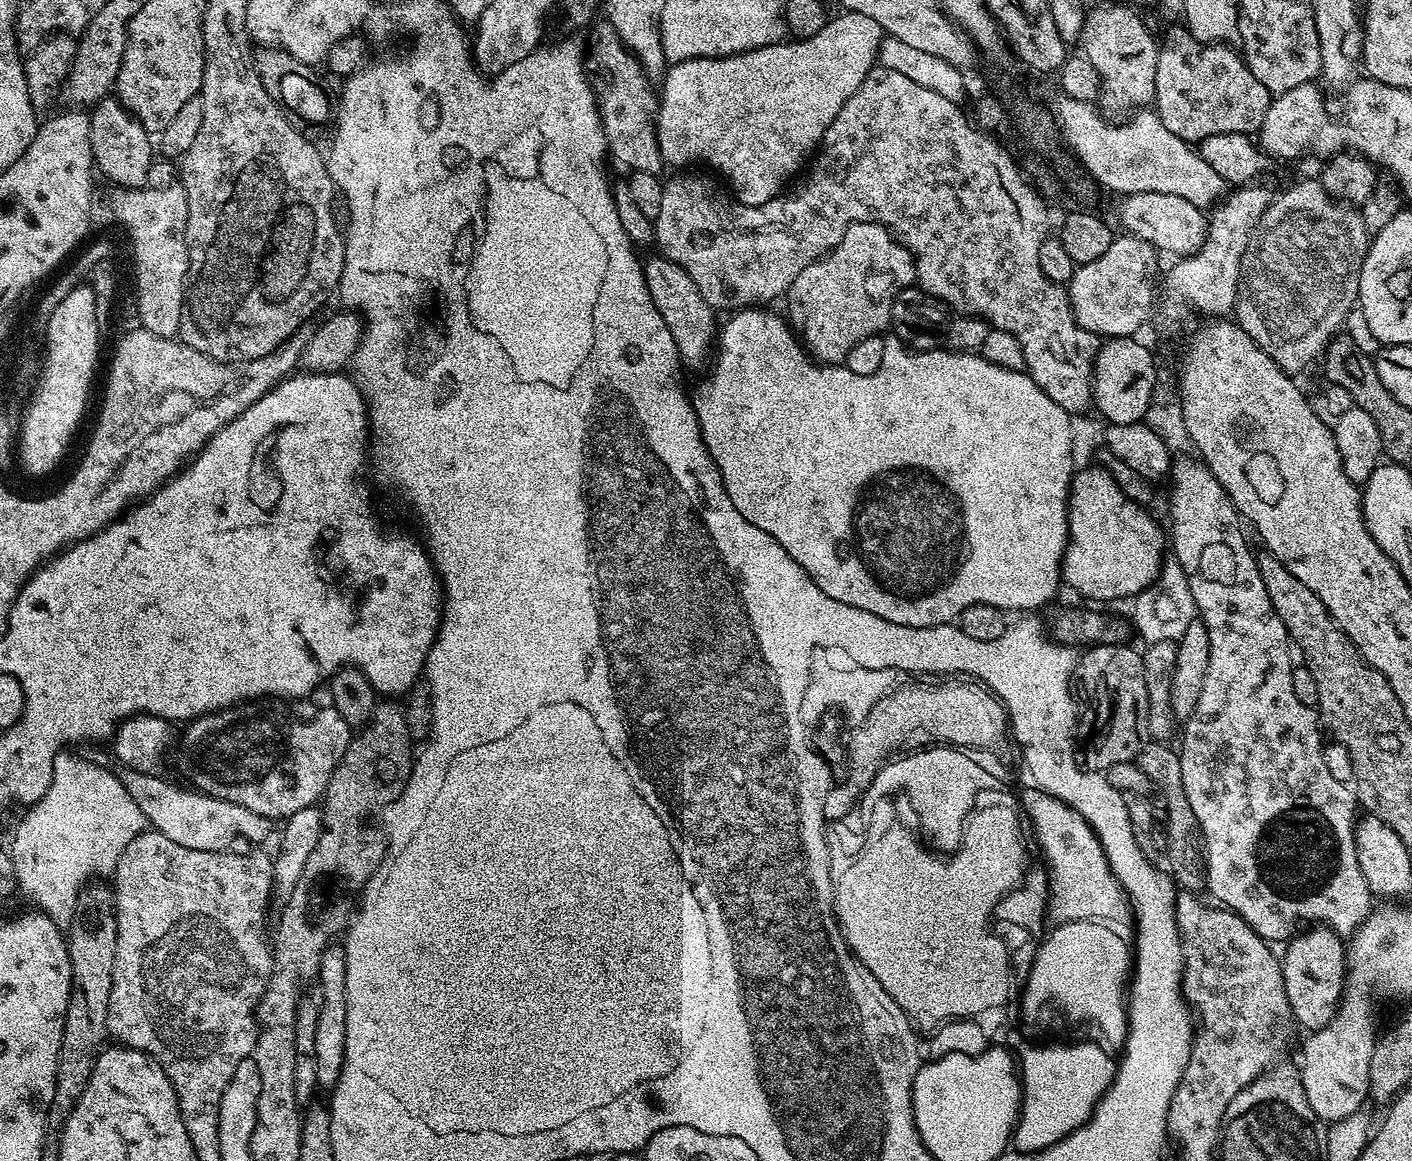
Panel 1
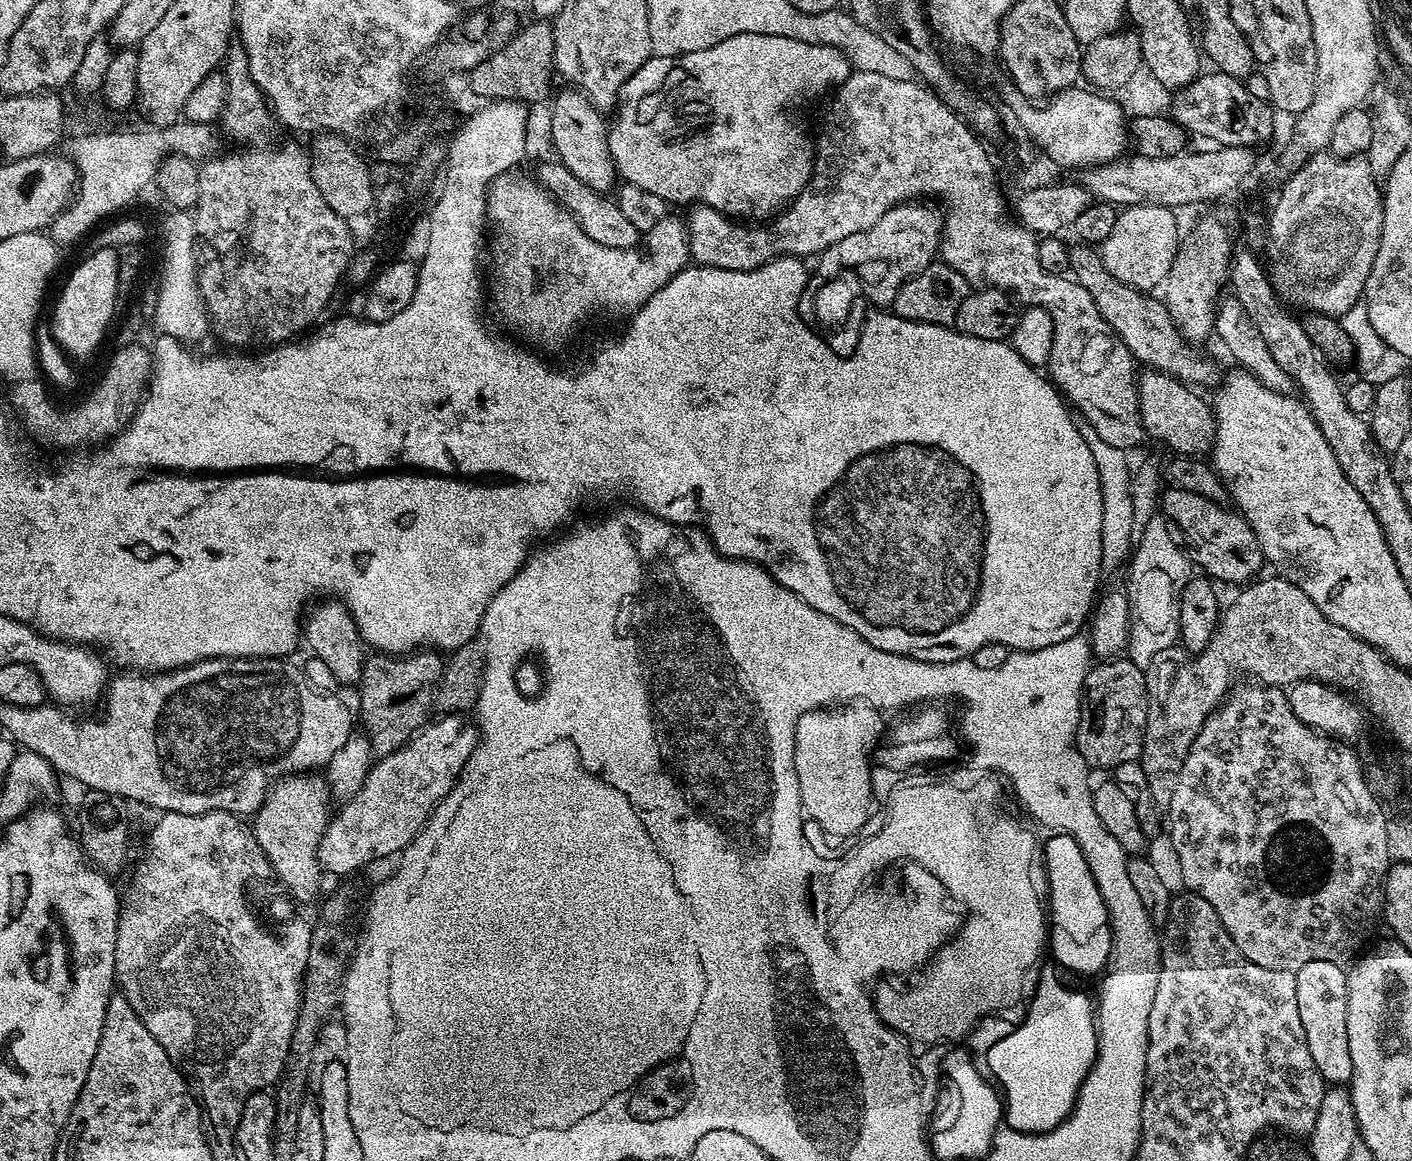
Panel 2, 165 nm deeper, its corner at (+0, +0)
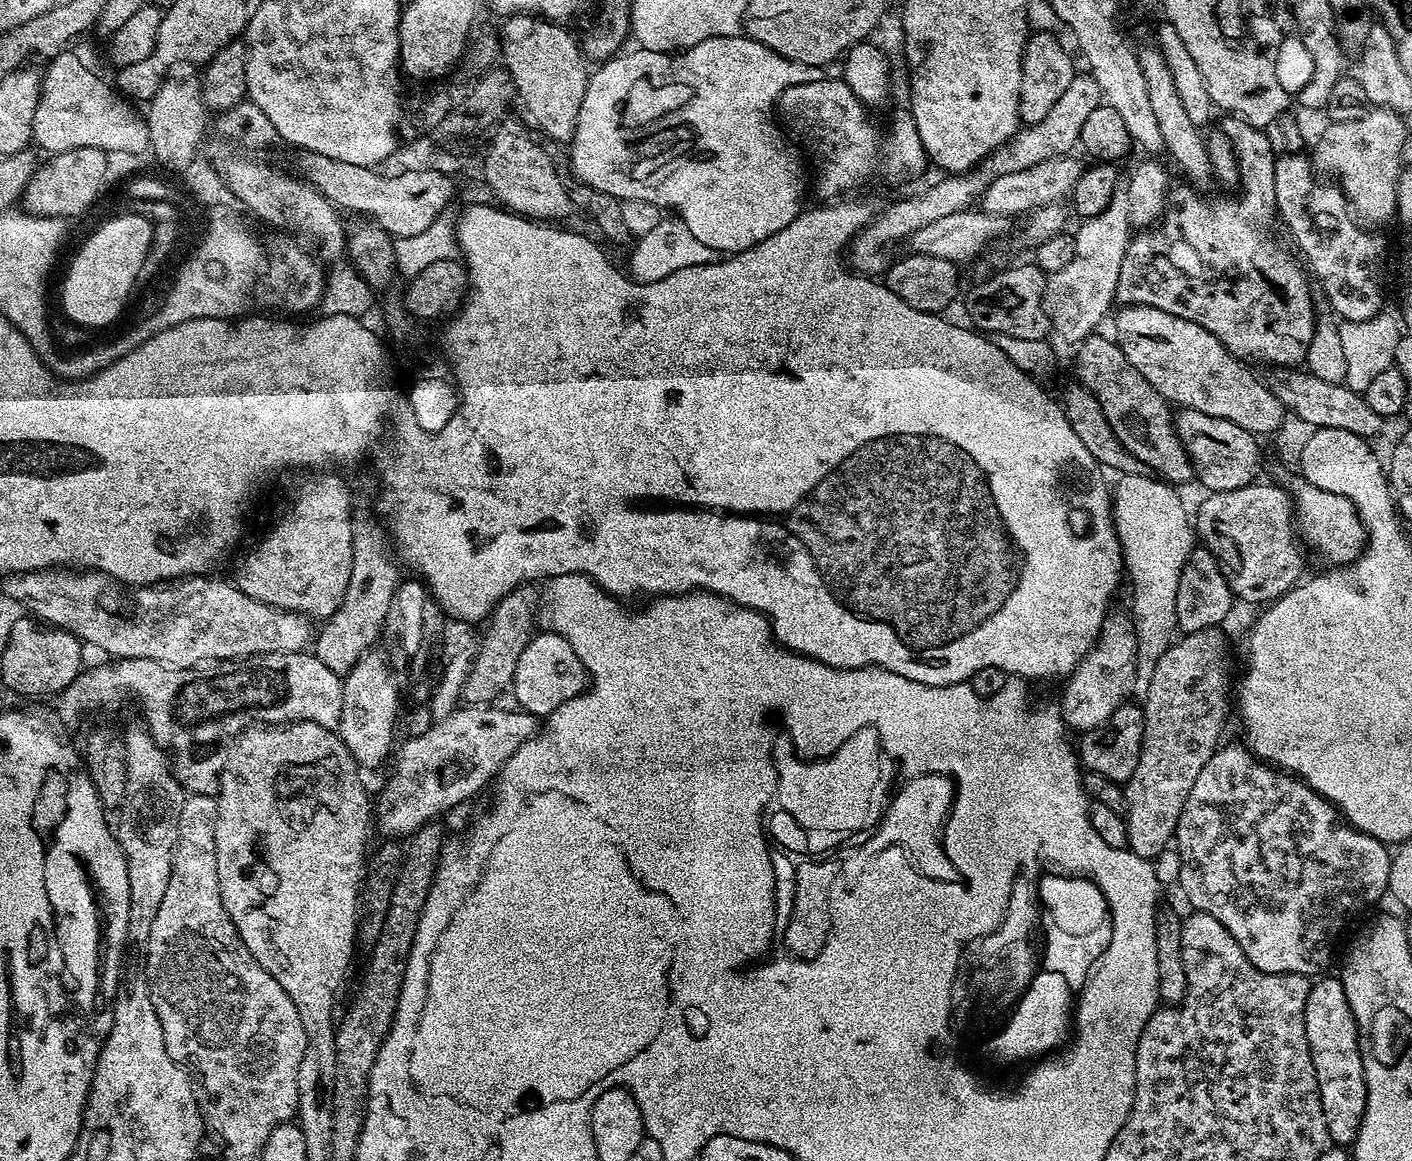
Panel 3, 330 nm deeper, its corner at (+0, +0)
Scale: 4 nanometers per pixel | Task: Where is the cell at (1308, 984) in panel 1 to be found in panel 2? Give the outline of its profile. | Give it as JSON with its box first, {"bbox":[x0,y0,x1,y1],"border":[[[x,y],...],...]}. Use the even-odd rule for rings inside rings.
{"bbox":[1297,962,1352,1086],"border":[[[1306,962],[1306,966],[1297,968],[1298,1014],[1302,1017],[1302,1030],[1306,1030],[1306,1046],[1310,1046],[1310,1058],[1318,1066],[1318,1074],[1332,1086],[1344,1086],[1352,1079],[1350,1062],[1350,1042],[1346,1042],[1346,1006],[1348,1005],[1348,973],[1334,962]]]}

